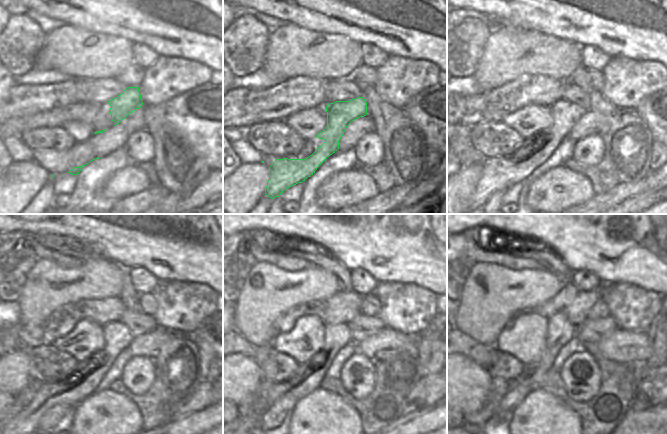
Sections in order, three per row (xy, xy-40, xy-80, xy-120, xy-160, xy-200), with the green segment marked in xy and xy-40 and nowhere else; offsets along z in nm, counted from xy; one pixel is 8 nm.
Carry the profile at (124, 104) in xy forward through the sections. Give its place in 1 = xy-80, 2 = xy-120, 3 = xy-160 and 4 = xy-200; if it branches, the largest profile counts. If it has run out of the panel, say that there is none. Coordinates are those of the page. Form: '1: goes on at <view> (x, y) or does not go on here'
1: goes on at xy-80 (499, 174)
2: goes on at xy-120 (117, 337)
3: goes on at xy-160 (307, 379)
4: goes on at xy-200 (560, 331)

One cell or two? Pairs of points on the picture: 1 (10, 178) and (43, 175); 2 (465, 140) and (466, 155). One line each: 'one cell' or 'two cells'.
1: one cell
2: one cell

